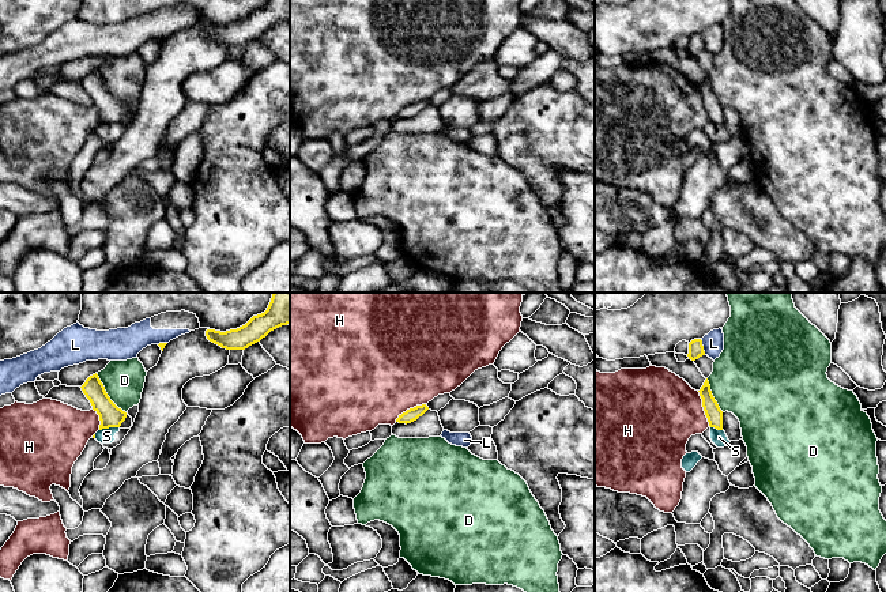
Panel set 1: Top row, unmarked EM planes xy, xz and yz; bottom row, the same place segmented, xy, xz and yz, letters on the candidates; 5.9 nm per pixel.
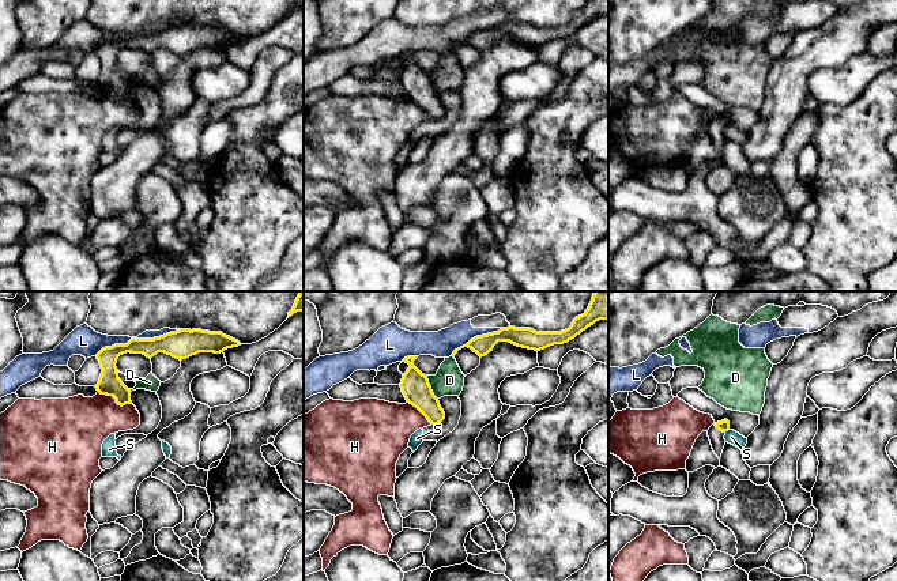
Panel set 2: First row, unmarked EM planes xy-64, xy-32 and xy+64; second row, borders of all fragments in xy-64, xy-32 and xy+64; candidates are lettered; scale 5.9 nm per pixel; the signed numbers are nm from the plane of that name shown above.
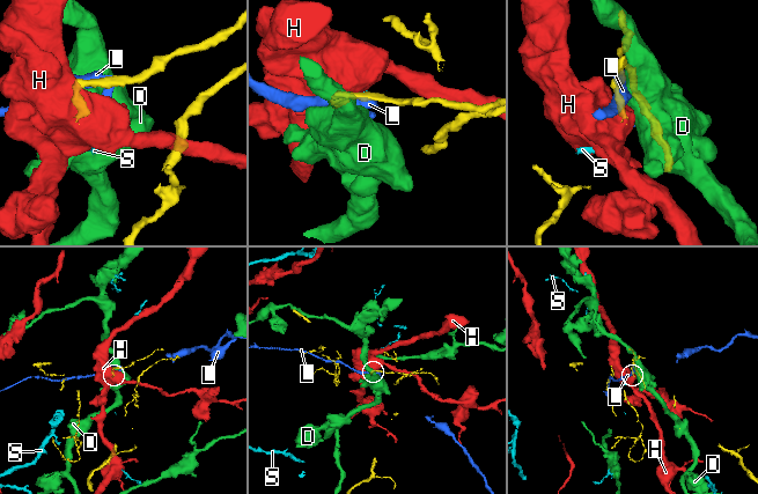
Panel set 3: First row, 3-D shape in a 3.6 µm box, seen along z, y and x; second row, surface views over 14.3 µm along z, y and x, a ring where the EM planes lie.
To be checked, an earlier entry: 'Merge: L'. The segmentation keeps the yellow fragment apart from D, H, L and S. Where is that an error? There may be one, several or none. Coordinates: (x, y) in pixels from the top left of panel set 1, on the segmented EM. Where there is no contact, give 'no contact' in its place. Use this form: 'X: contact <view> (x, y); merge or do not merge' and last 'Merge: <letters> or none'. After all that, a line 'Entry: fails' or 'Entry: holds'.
D: contact xy (106, 393); do not merge
H: contact yz (704, 408); do not merge
L: contact yz (702, 347); do not merge
S: contact xy (109, 426); do not merge
Merge: none
Entry: fails

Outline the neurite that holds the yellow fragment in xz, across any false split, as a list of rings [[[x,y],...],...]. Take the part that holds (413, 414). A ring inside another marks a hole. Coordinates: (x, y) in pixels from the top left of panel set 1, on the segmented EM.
[[[426,404],[416,406],[414,408],[407,410],[401,415],[399,415],[396,422],[406,423],[406,425],[411,423],[411,422],[416,421],[419,416],[422,416],[427,410],[429,410],[429,407]]]

